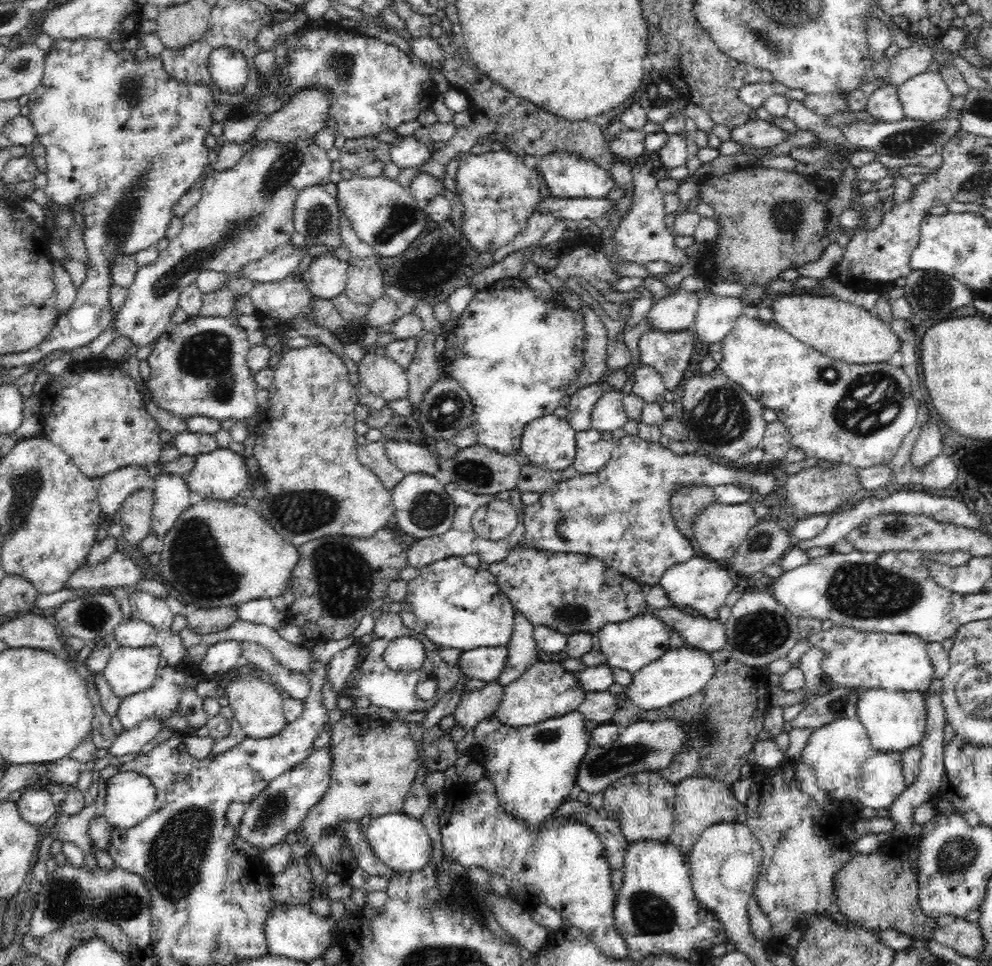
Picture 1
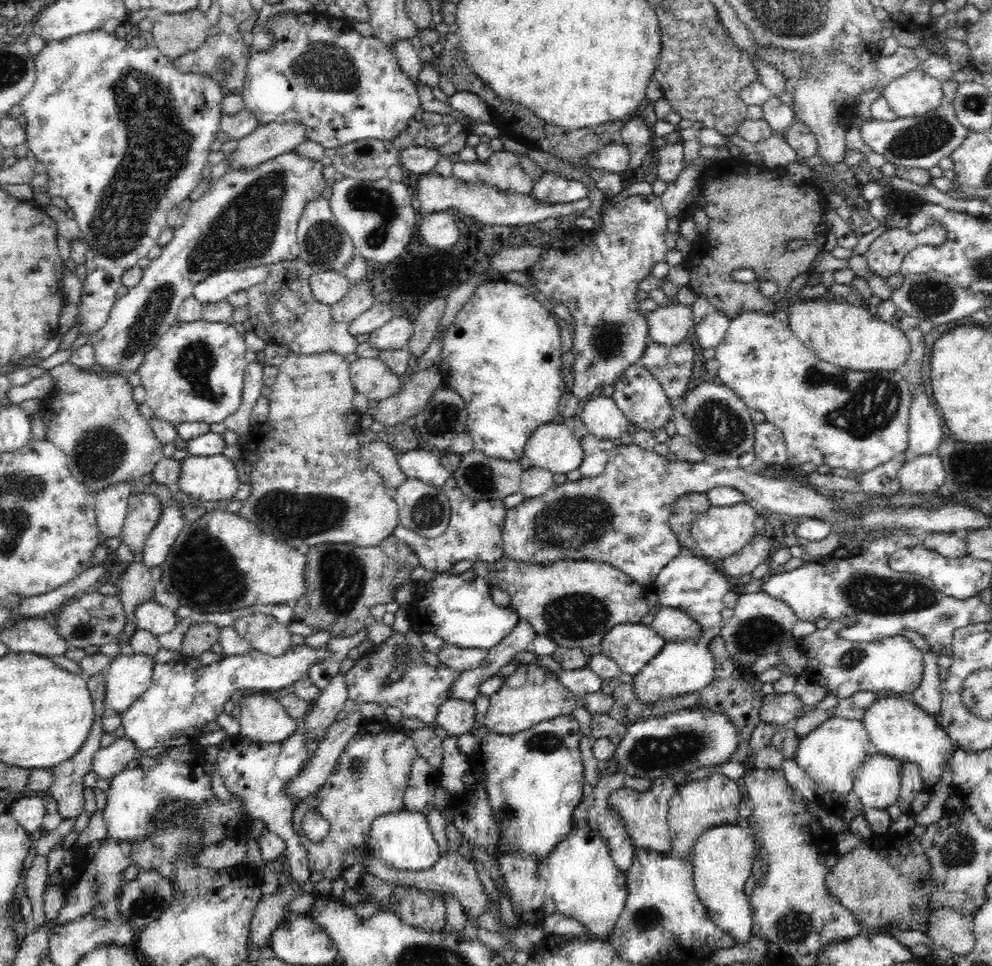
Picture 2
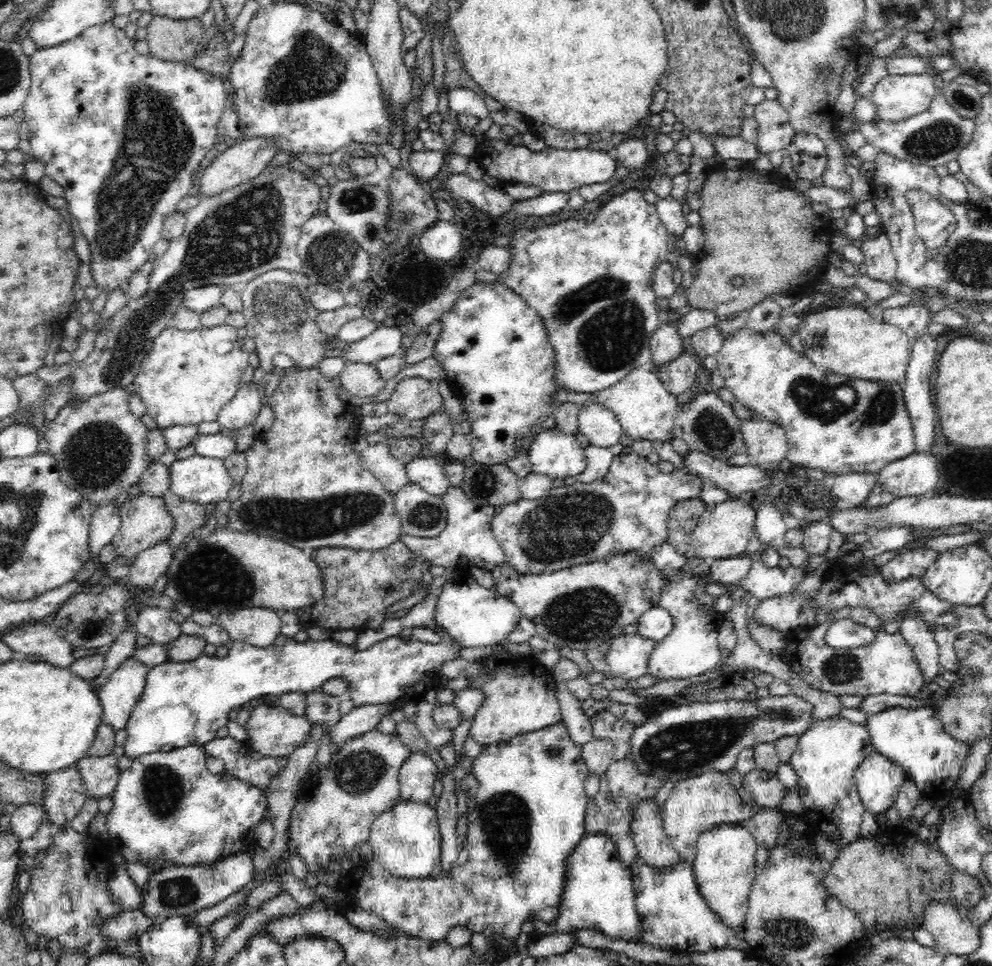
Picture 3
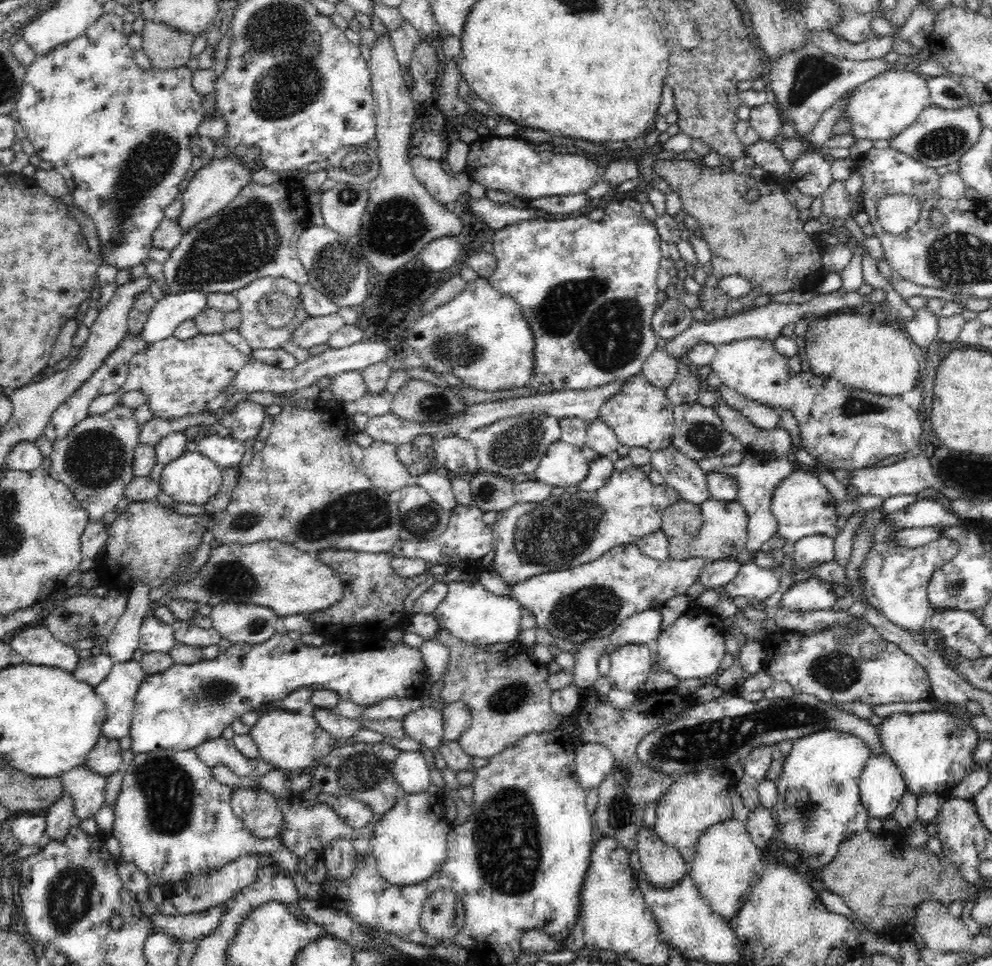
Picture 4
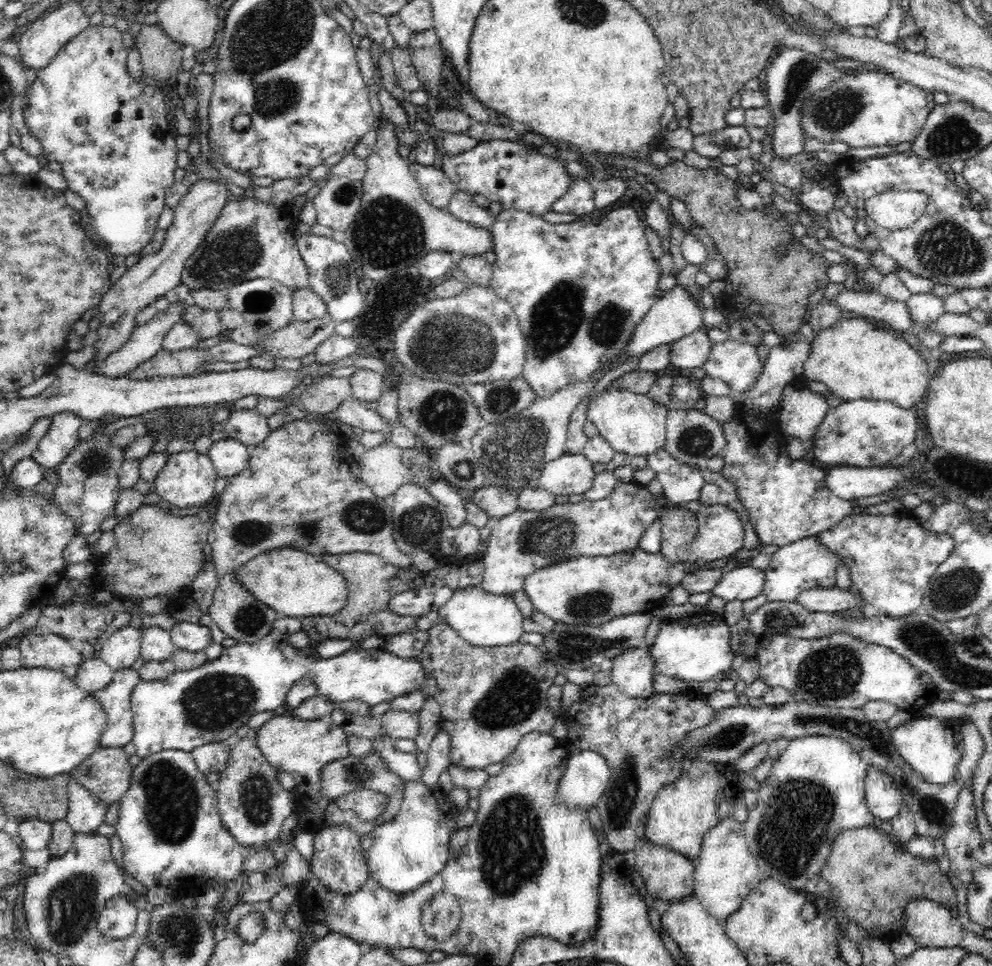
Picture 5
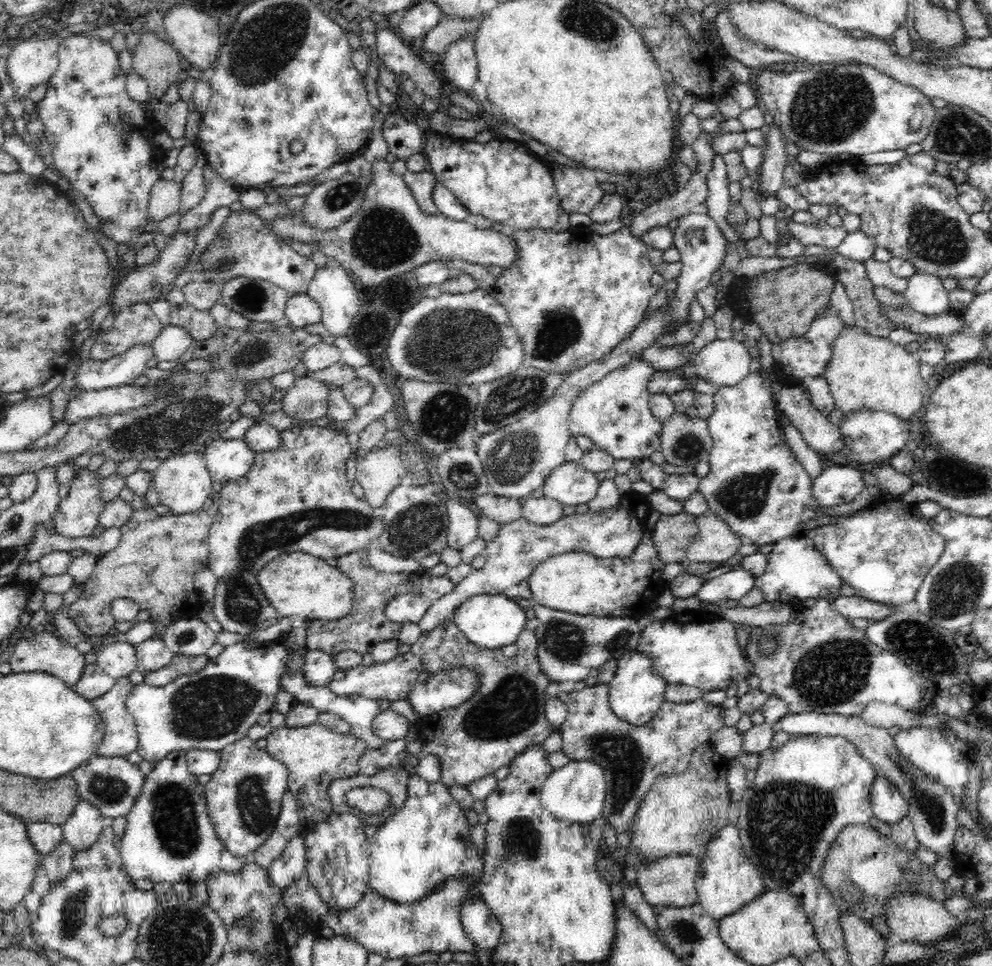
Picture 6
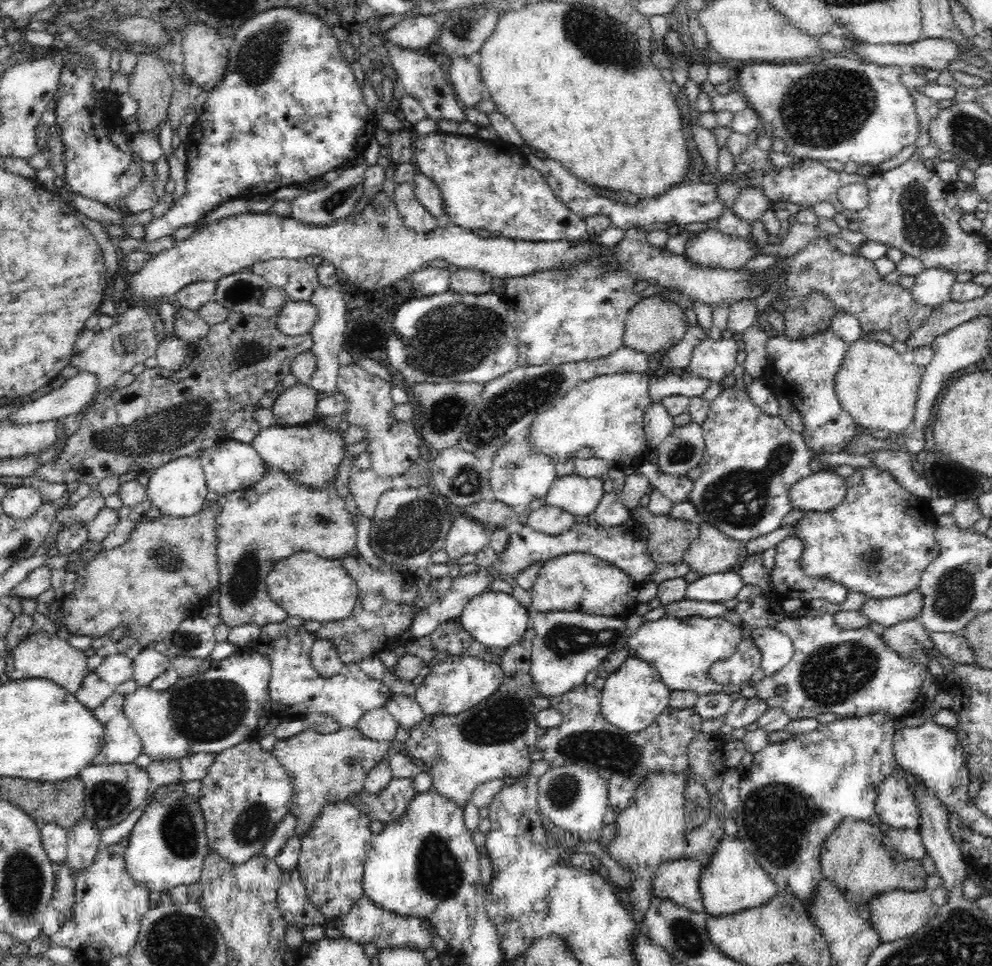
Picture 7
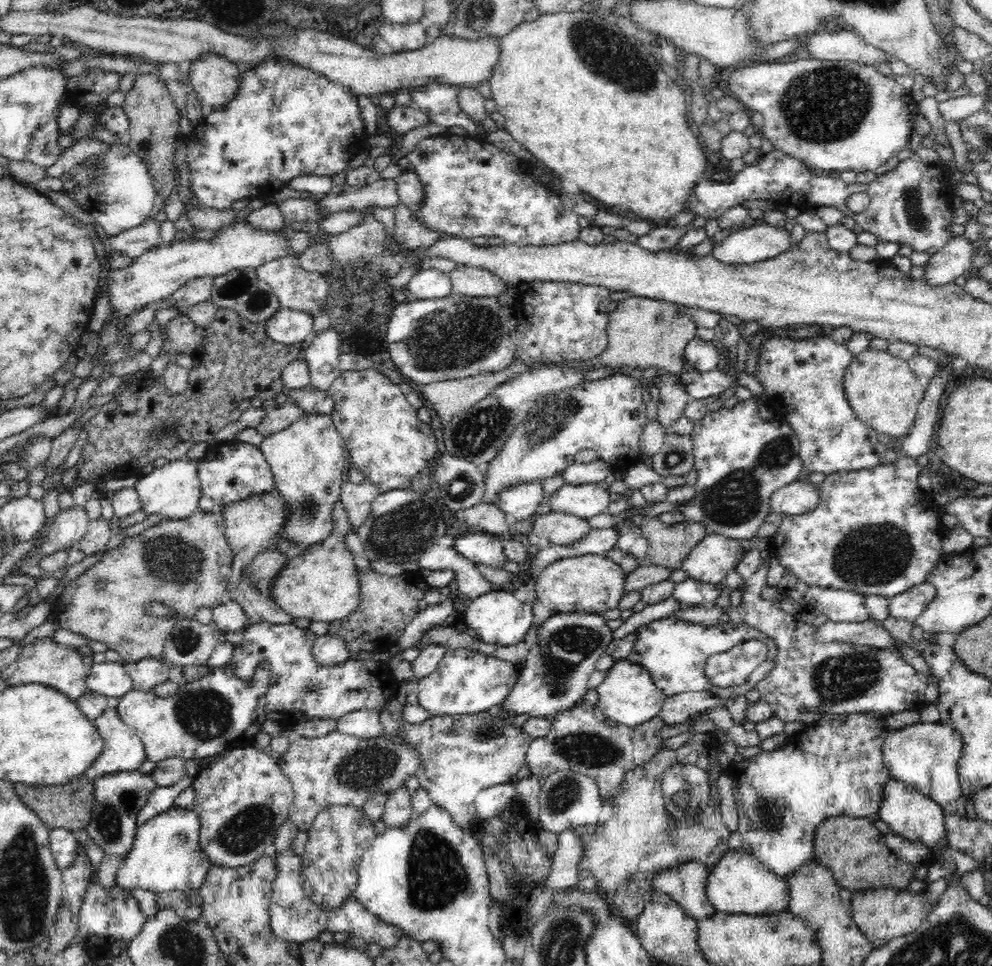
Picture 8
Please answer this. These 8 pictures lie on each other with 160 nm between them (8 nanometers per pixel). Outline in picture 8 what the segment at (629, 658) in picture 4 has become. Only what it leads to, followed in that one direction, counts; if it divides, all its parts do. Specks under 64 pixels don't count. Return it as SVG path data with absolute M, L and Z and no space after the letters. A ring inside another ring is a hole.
M621 659L610 667L607 675L596 691L599 698L597 706L600 707L604 716L608 717L608 720L613 721L614 724L633 727L658 717L658 712L660 712L666 696L657 689L648 670L628 660Z

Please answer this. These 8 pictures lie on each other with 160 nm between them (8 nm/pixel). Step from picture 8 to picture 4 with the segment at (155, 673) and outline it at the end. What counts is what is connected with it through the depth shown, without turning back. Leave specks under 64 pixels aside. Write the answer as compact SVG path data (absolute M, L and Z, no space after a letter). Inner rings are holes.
M148 616L142 622L139 649L143 653L168 654L176 644L175 630L170 624L164 624L154 616Z

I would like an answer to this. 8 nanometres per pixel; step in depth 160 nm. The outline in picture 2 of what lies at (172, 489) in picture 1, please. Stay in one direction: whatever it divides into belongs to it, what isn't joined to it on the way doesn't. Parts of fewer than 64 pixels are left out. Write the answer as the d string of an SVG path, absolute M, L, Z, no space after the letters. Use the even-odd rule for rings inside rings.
M170 500L169 506L163 505L162 516L158 525L151 530L151 536L145 541L145 547L138 559L151 569L160 566L168 556L172 543L185 525L182 517L182 502Z

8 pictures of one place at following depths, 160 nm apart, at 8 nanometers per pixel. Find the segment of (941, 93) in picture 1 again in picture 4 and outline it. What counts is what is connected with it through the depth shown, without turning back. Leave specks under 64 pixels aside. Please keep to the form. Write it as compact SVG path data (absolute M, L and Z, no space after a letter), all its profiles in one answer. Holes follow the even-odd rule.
M908 65L882 72L852 90L854 94L849 99L849 107L845 110L842 120L850 118L850 133L854 134L856 140L890 141L908 126L912 126L919 114L932 105L927 78Z

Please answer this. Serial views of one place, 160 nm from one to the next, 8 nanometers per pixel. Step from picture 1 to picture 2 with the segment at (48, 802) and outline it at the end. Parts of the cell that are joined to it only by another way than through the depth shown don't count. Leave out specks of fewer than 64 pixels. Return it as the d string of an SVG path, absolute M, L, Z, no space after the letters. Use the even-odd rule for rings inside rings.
M33 793L30 796L21 796L12 805L10 812L25 831L30 834L36 832L47 814L44 794Z

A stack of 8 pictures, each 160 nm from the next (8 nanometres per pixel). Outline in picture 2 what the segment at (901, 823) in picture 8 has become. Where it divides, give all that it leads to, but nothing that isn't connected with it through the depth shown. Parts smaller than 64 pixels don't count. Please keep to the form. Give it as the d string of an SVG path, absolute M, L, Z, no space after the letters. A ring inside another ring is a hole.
M872 754L857 770L852 792L865 807L884 810L898 800L901 789L901 761Z

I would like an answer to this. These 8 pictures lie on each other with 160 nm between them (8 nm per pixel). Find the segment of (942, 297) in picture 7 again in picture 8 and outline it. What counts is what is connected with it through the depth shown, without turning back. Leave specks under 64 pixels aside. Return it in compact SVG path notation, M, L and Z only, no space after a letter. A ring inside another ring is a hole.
M963 235L950 238L936 254L932 254L925 265L923 276L931 286L954 283L954 281L969 271L972 265L974 250L972 243Z

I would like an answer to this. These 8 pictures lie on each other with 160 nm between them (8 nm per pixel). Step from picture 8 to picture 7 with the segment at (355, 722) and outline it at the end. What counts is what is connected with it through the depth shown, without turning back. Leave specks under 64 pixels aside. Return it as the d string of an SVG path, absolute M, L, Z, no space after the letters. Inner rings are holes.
M386 707L365 711L357 719L355 728L366 738L379 742L395 743L396 730L400 723L394 719Z

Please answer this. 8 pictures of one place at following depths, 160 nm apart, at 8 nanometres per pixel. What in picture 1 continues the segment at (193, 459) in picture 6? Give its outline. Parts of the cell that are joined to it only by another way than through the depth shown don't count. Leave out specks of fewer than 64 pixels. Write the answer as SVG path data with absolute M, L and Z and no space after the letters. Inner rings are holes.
M218 447L208 454L199 454L195 457L192 470L185 476L186 484L191 490L190 505L196 505L208 498L214 498L214 501L236 498L242 490L249 488L248 480L250 480L250 474L244 457L230 450L229 447Z

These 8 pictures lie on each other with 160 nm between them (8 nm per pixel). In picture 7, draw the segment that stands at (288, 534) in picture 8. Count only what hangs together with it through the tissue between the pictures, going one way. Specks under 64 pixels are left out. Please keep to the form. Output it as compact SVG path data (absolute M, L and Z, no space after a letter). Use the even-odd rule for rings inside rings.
M317 419L287 427L278 425L261 427L251 445L264 459L267 468L274 468L288 475L293 484L312 490L324 490L335 480L340 464L343 462L346 447L340 432L324 430L317 424ZM310 423L314 423L314 426L309 426Z

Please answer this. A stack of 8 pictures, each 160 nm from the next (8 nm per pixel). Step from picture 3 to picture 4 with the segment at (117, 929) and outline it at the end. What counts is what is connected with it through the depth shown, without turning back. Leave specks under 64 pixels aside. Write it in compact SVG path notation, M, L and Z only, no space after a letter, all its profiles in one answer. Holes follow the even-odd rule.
M222 902L212 908L190 914L164 915L158 912L150 917L156 928L159 927L182 942L191 942L208 936L220 924L224 911L225 902Z

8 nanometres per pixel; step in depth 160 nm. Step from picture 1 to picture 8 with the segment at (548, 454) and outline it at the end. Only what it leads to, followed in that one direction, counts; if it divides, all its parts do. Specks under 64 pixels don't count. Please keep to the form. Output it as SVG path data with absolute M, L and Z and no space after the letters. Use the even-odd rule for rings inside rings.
M606 481L578 486L566 483L546 501L554 513L568 513L588 521L607 510L610 504L608 487Z

